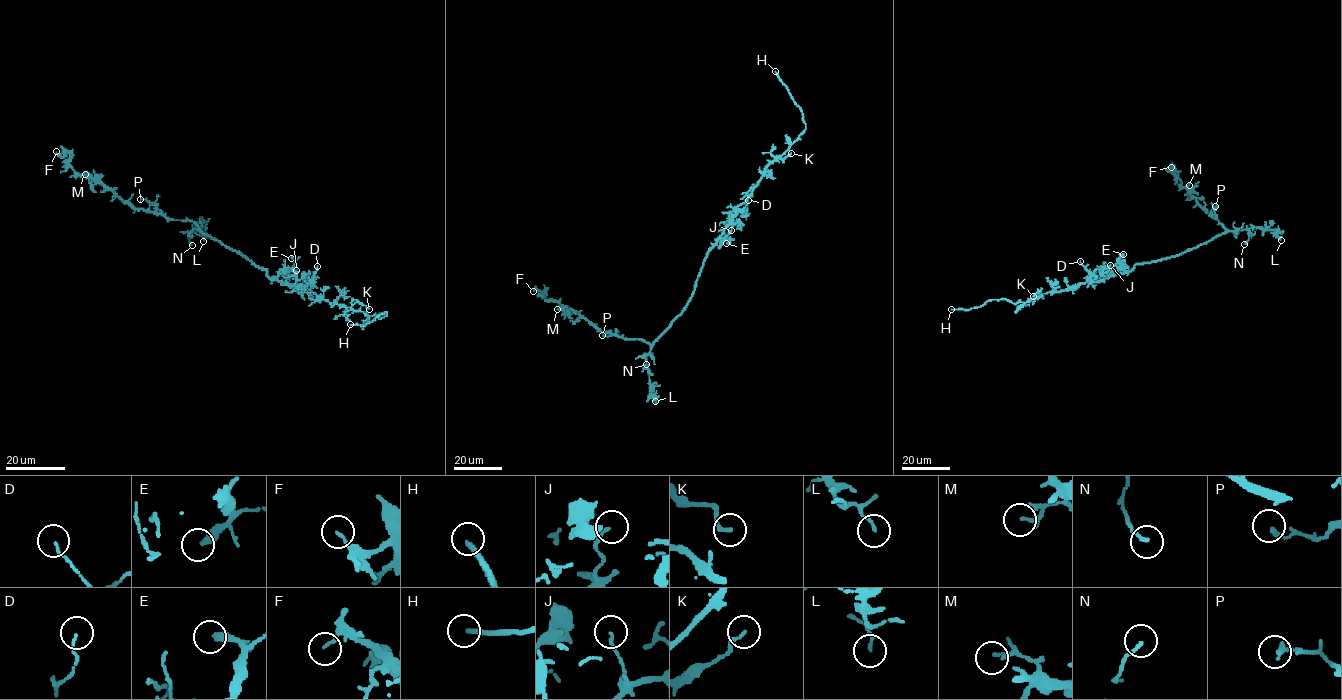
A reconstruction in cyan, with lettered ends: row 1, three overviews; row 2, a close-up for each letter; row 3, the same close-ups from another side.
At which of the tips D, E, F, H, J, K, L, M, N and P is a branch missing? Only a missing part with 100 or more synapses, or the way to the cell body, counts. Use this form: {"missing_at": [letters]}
{"missing_at": ["H"]}

